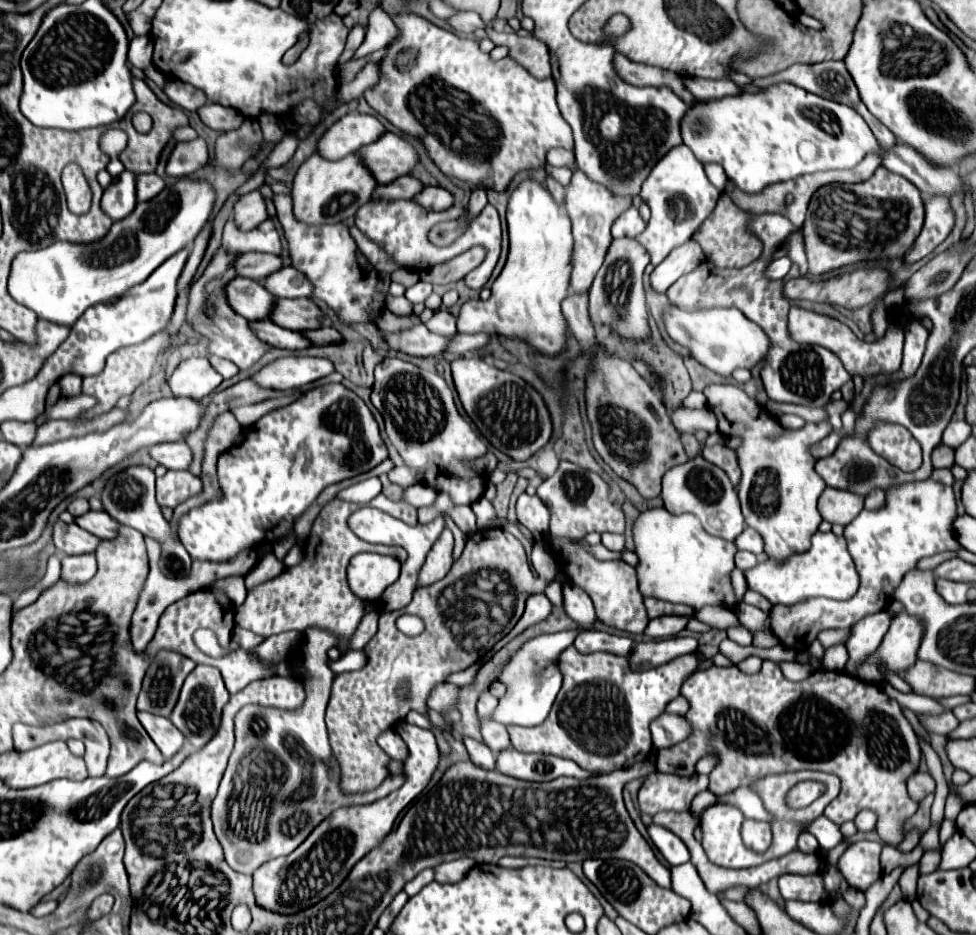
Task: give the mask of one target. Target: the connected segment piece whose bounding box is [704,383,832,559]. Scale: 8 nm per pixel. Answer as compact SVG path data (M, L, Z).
M714 383L704 389L704 395L708 399L708 409L718 419L718 431L742 439L736 457L742 469L738 497L746 525L760 531L768 557L786 559L788 555L808 551L810 537L822 521L816 503L826 489L824 479L814 471L816 459L810 447L822 441L832 427L828 423L808 423L814 427L788 431L776 419L768 419L764 407L736 385Z

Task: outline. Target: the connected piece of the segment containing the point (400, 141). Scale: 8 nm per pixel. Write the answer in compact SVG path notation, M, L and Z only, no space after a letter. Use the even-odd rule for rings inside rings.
M384 133L378 141L358 149L358 153L382 185L408 175L420 163L420 155L412 141L396 133Z

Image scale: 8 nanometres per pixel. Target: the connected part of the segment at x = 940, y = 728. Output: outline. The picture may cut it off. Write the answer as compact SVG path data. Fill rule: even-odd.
M946 711L944 715L918 715L916 714L920 723L929 734L947 735L952 733L958 727L958 719L952 715L952 711Z

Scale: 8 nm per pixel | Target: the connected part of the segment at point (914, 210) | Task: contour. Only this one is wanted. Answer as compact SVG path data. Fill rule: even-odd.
M878 167L876 173L860 185L826 185L826 187L822 187L814 193L810 207L808 207L806 221L804 221L806 257L808 257L810 275L822 277L830 271L850 267L850 265L858 265L858 263L866 263L866 261L900 259L912 247L914 239L918 237L918 233L922 229L922 223L924 223L924 203L922 203L920 191L908 179L904 179L902 175L894 175L886 167ZM882 201L896 203L896 211L892 213L894 217L890 217L890 203L882 203Z

